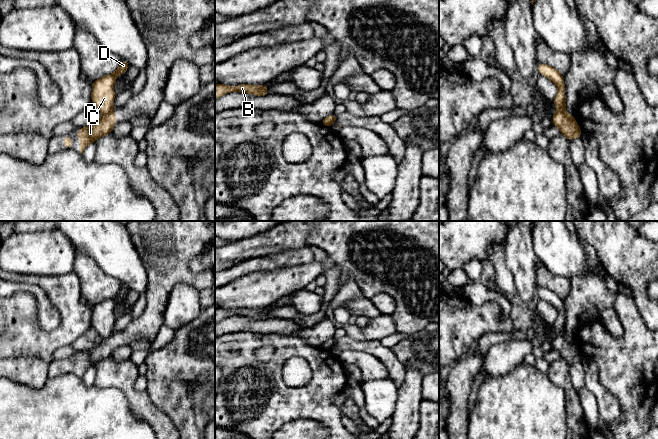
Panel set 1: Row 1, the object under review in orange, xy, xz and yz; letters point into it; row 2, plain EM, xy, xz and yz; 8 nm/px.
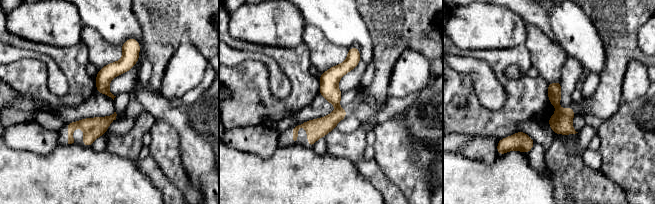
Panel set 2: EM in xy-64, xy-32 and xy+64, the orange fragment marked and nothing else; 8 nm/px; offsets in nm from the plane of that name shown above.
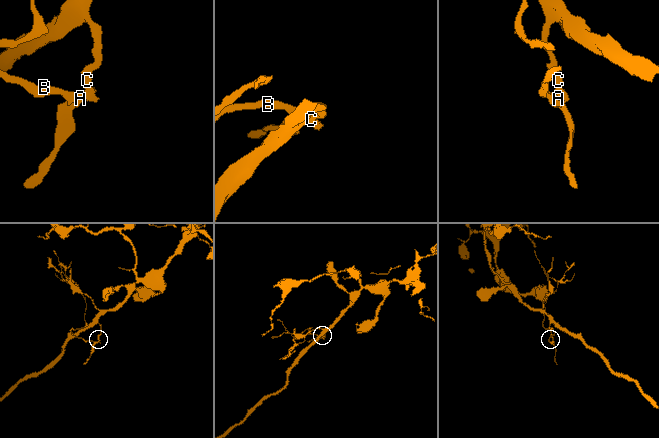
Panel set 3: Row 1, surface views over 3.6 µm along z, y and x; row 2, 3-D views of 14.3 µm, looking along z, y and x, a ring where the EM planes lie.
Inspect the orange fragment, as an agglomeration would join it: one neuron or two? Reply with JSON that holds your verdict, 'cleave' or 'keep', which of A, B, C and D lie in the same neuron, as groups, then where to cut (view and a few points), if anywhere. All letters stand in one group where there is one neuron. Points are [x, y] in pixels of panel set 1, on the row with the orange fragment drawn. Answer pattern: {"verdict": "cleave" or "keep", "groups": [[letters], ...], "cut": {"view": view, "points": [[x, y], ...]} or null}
{"verdict": "cleave", "groups": [["A", "B"], ["C", "D"]], "cut": {"view": "xy", "points": [[111, 110], [103, 115]]}}

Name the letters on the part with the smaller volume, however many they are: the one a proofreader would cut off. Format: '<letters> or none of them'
A, B

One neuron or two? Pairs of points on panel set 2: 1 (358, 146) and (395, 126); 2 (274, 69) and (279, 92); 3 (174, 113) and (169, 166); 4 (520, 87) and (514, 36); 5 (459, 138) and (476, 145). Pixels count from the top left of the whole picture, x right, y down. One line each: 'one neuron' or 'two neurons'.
1: two neurons
2: one neuron
3: two neurons
4: two neurons
5: one neuron

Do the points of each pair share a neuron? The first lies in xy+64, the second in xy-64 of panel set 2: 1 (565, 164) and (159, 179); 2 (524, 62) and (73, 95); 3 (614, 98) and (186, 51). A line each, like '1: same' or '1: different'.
1: same
2: same
3: different

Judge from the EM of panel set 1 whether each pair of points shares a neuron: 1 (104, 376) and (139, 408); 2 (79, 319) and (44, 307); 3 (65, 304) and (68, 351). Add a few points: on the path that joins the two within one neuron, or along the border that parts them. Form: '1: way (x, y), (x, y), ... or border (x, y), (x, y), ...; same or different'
1: way (114, 377), (135, 398); same
2: border (45, 293), (60, 317), (60, 324), (51, 332); different
3: border (70, 345), (59, 347), (54, 352), (52, 358); different

